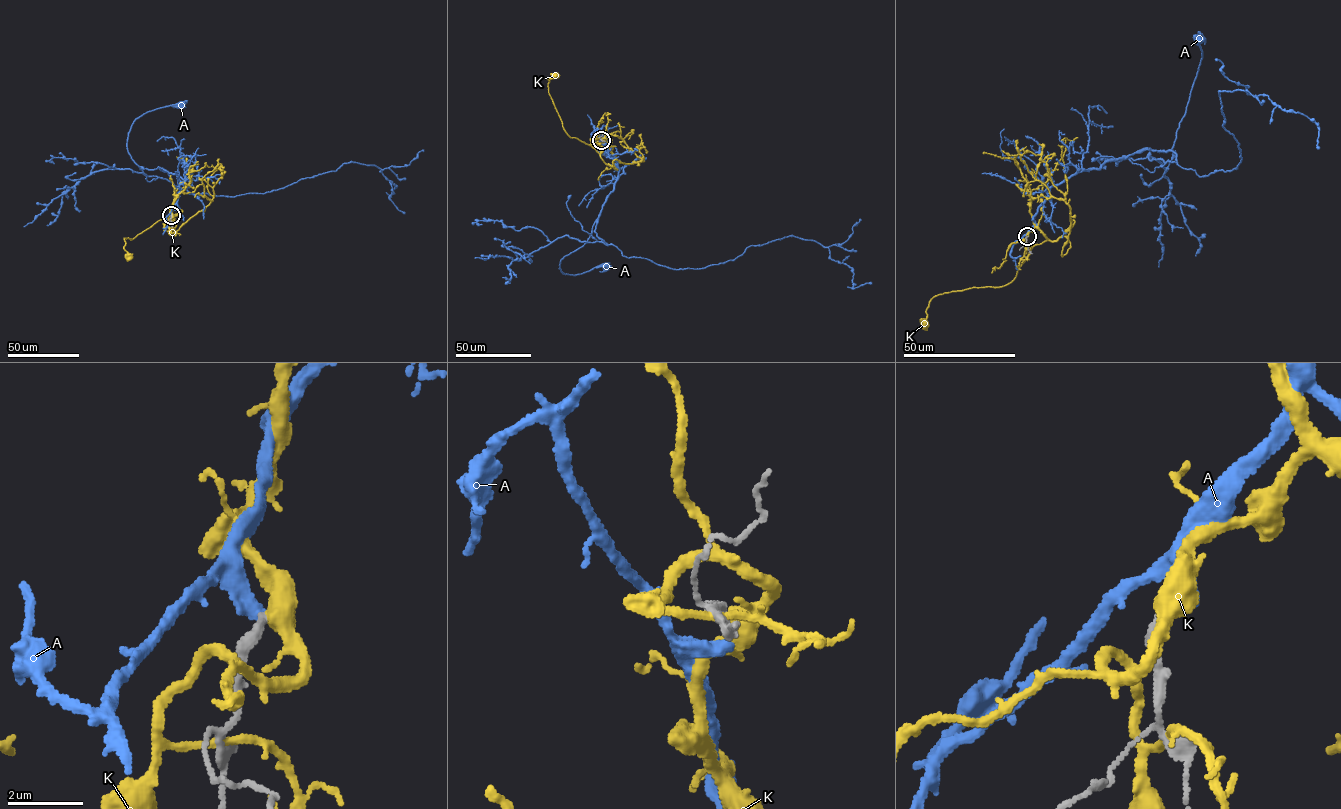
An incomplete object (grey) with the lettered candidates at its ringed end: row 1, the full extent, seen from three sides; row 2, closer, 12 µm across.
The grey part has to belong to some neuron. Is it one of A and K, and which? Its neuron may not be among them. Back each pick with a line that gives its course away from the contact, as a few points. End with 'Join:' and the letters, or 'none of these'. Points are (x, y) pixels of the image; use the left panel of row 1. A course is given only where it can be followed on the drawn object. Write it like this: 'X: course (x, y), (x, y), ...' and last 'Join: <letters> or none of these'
Join: none of these

